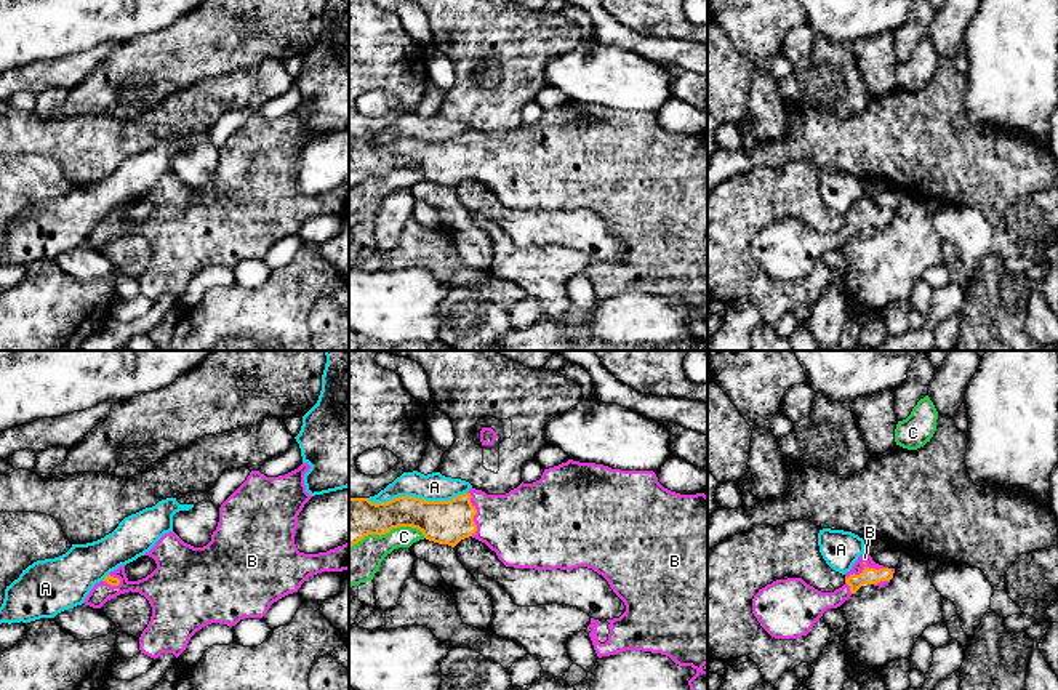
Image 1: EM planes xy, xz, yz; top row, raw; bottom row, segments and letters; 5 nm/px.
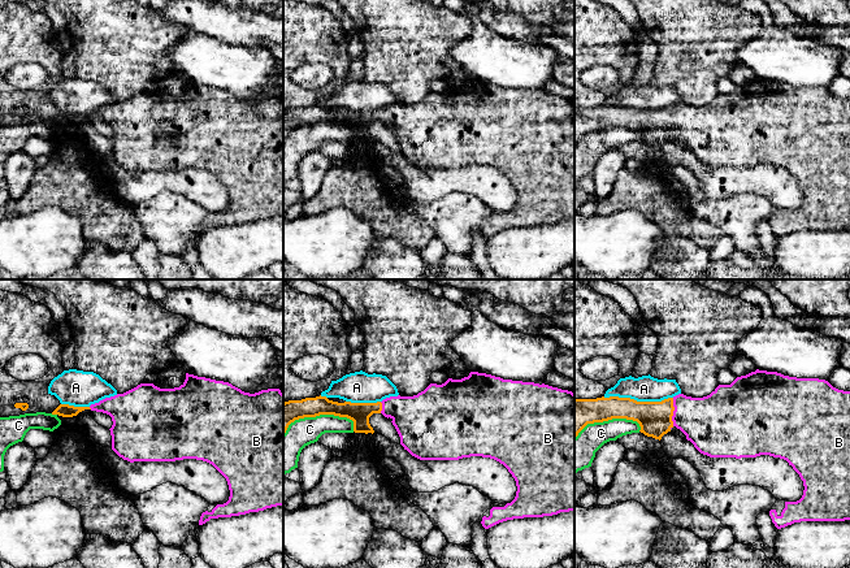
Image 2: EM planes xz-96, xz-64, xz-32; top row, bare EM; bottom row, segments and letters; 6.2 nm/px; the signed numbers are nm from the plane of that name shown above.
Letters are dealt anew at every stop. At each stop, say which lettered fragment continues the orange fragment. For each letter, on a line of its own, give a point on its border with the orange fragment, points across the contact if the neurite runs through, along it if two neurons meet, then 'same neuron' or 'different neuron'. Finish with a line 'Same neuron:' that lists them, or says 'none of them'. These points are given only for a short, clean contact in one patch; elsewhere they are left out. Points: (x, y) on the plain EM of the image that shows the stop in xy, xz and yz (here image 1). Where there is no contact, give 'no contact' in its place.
A: meets orange in xz at (416, 140); different neuron
B: meets orange in yz at (866, 208); runs through yz (868, 216), (866, 208), (858, 208); same neuron
C: meets orange in xz at (386, 173); different neuron
Same neuron: B

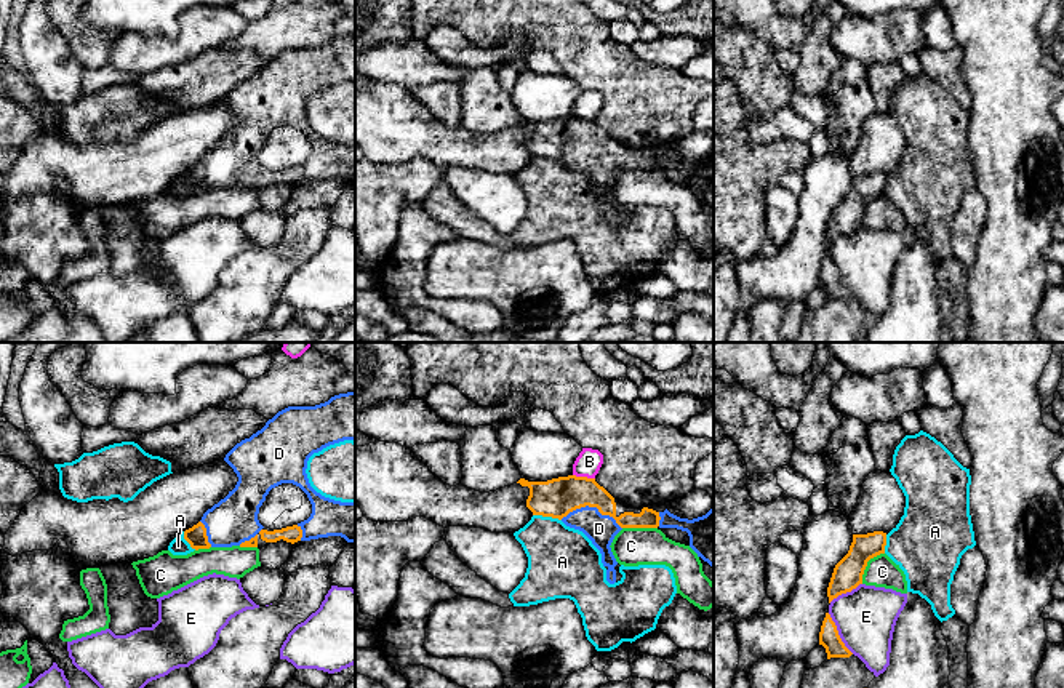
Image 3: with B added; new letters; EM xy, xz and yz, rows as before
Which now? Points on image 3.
A: meets orange in xz at (548, 157); border along xz (533, 156), (560, 162); different neuron
B: meets orange in xz at (584, 119); border along xz (573, 116), (594, 120); different neuron
C: meets orange in yz at (866, 207); different neuron
D: meets orange in xz at (592, 148); same neuron
E: meets orange in yz at (837, 276); different neuron
Same neuron: D

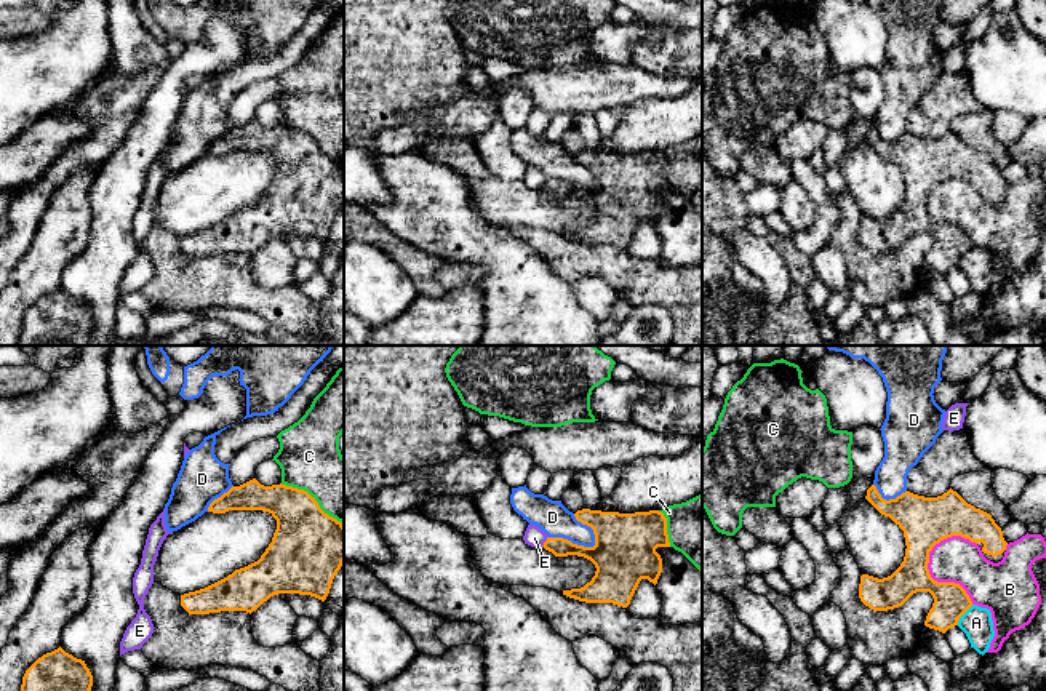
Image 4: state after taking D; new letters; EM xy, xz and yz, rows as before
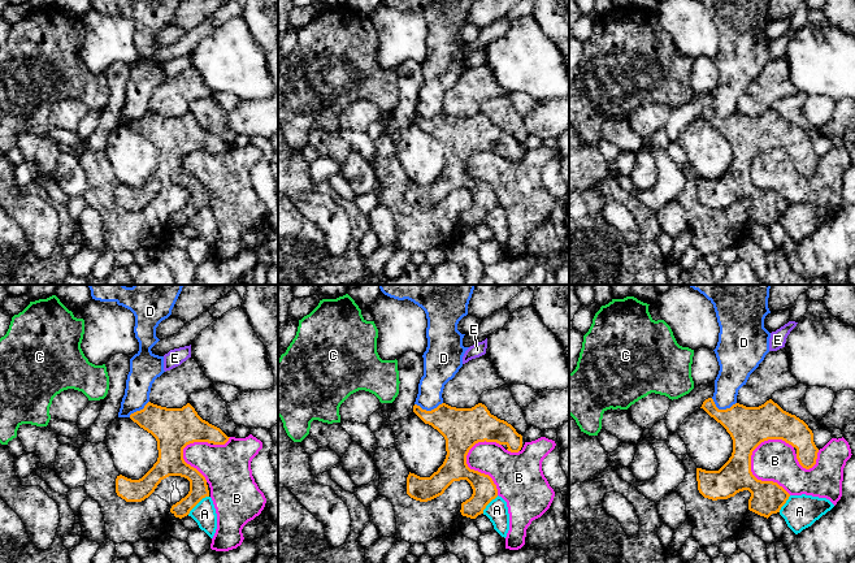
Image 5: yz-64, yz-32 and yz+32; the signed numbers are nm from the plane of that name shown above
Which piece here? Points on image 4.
A: meets orange in yz at (963, 255); different neuron
B: meets orange in yz at (931, 219); different neuron
C: meets orange in xy at (312, 139); border along xy (280, 125), (303, 130), (325, 154), (341, 165); different neuron
D: meets orange in xz at (571, 184); different neuron
E: meets orange in xz at (546, 183); border along xz (547, 178), (541, 187); different neuron
Same neuron: none of them

